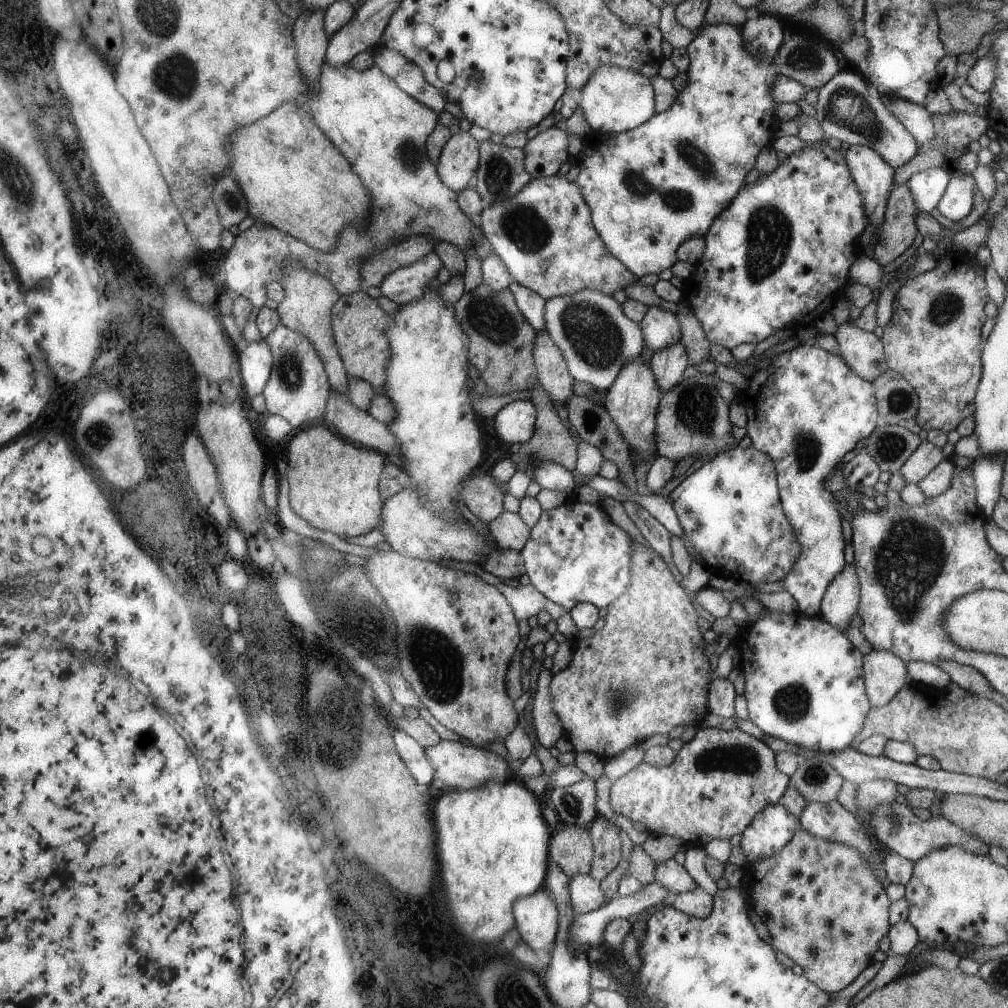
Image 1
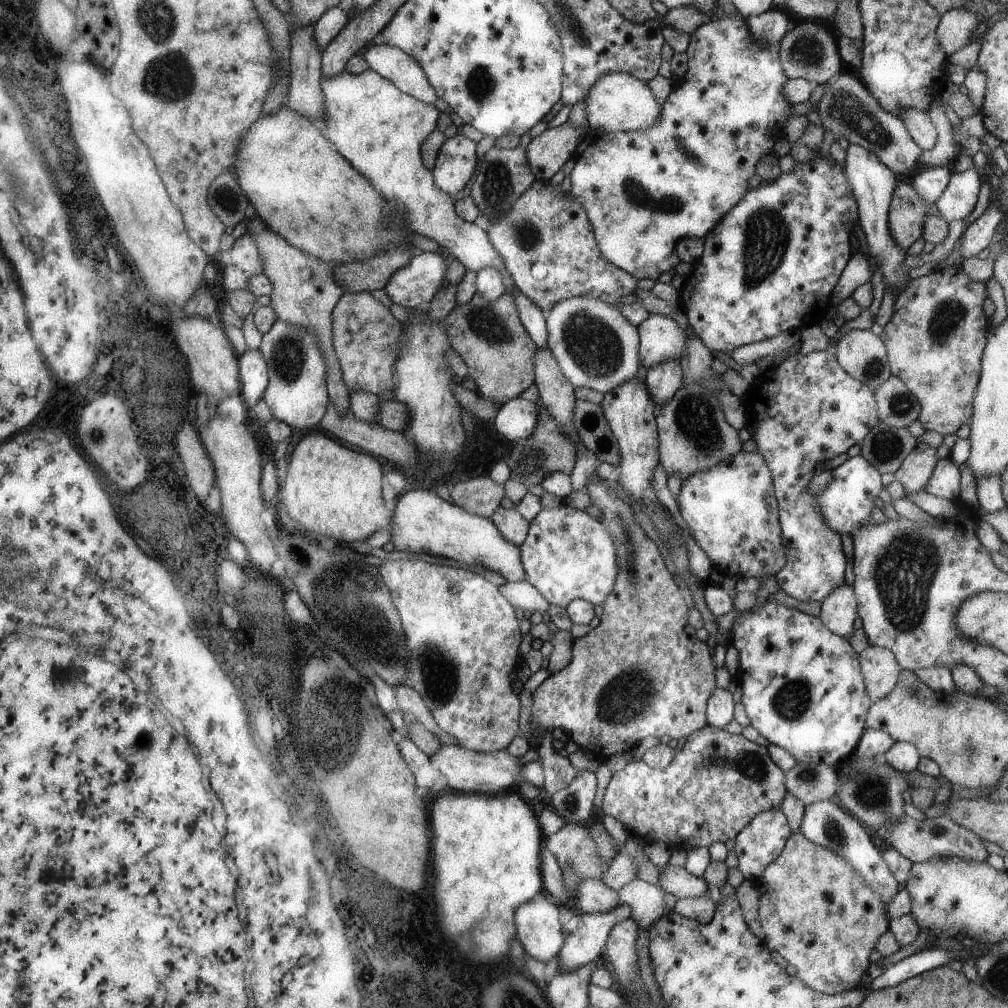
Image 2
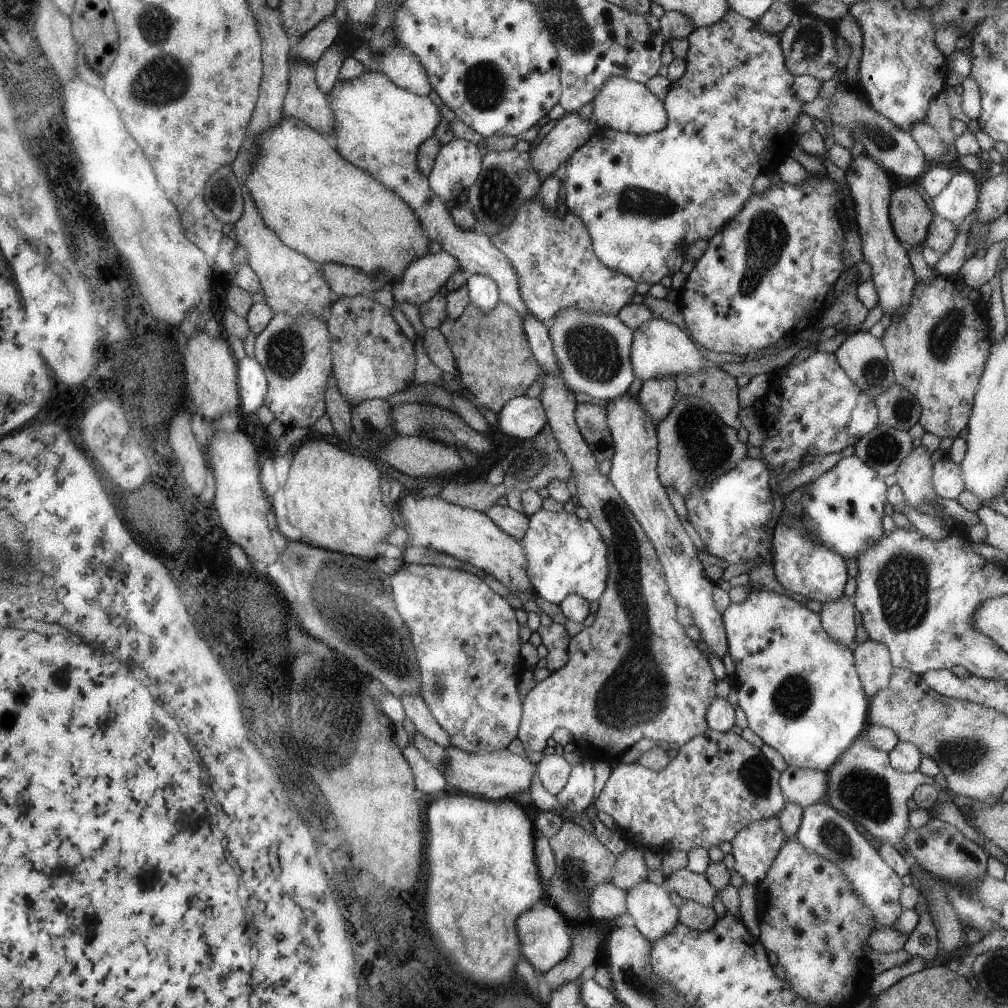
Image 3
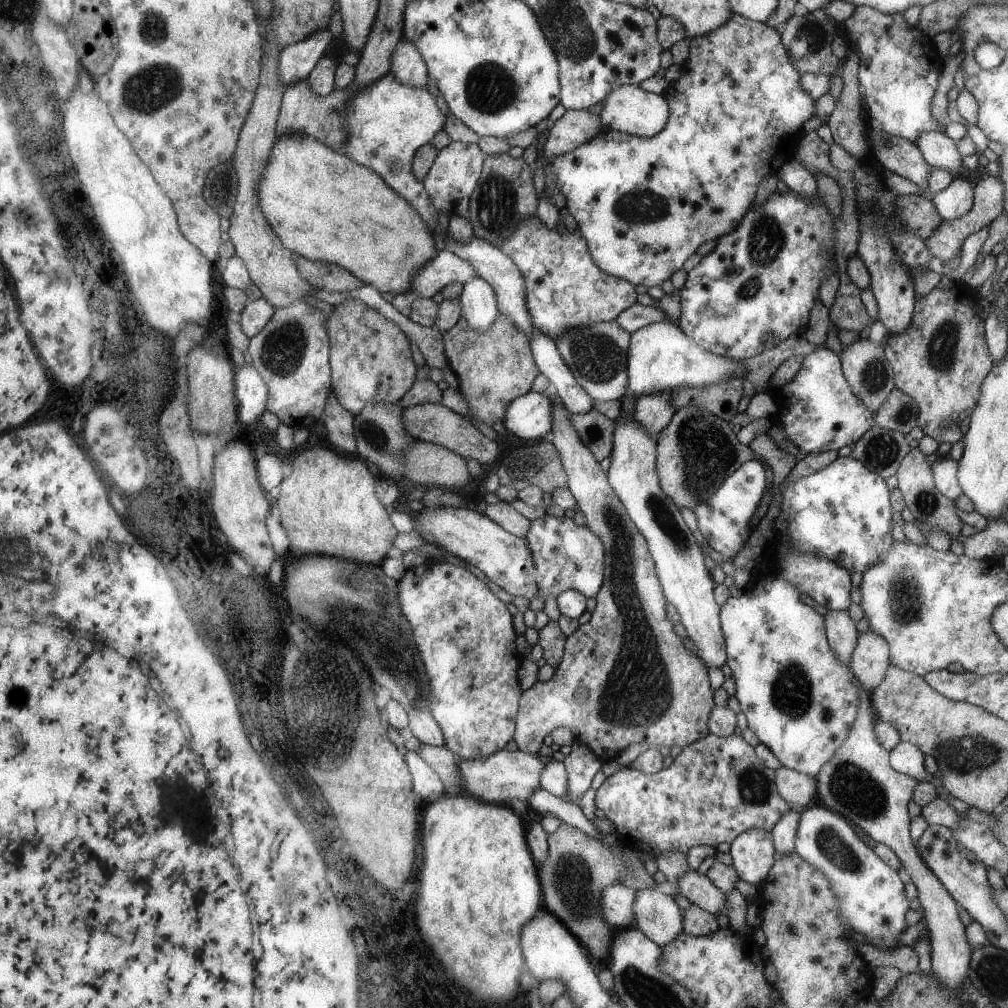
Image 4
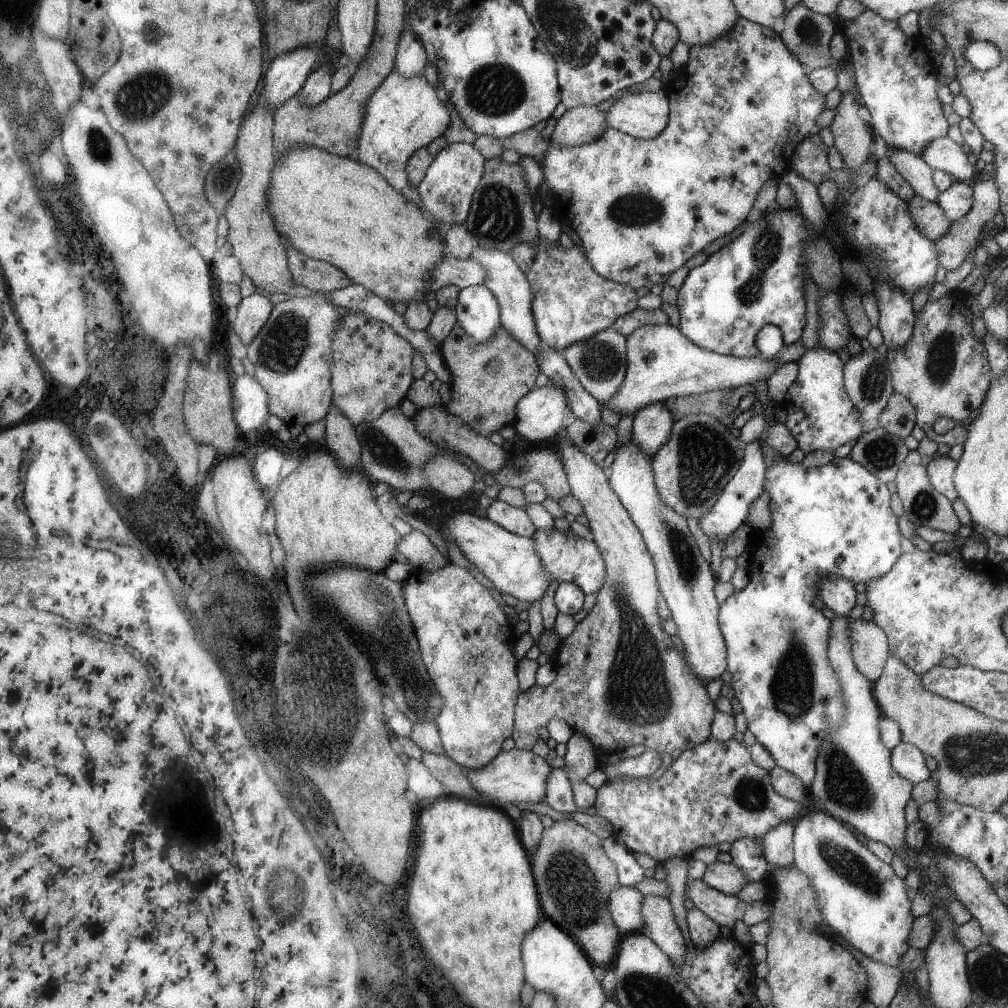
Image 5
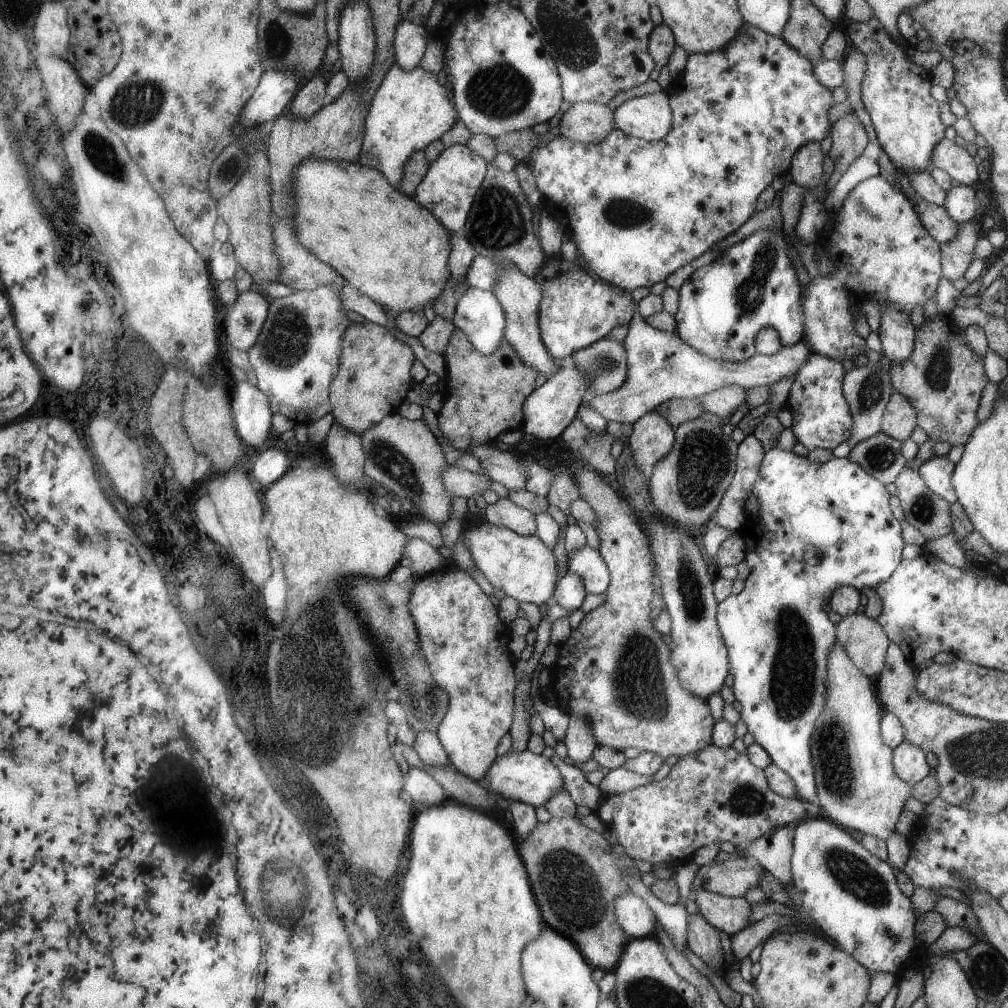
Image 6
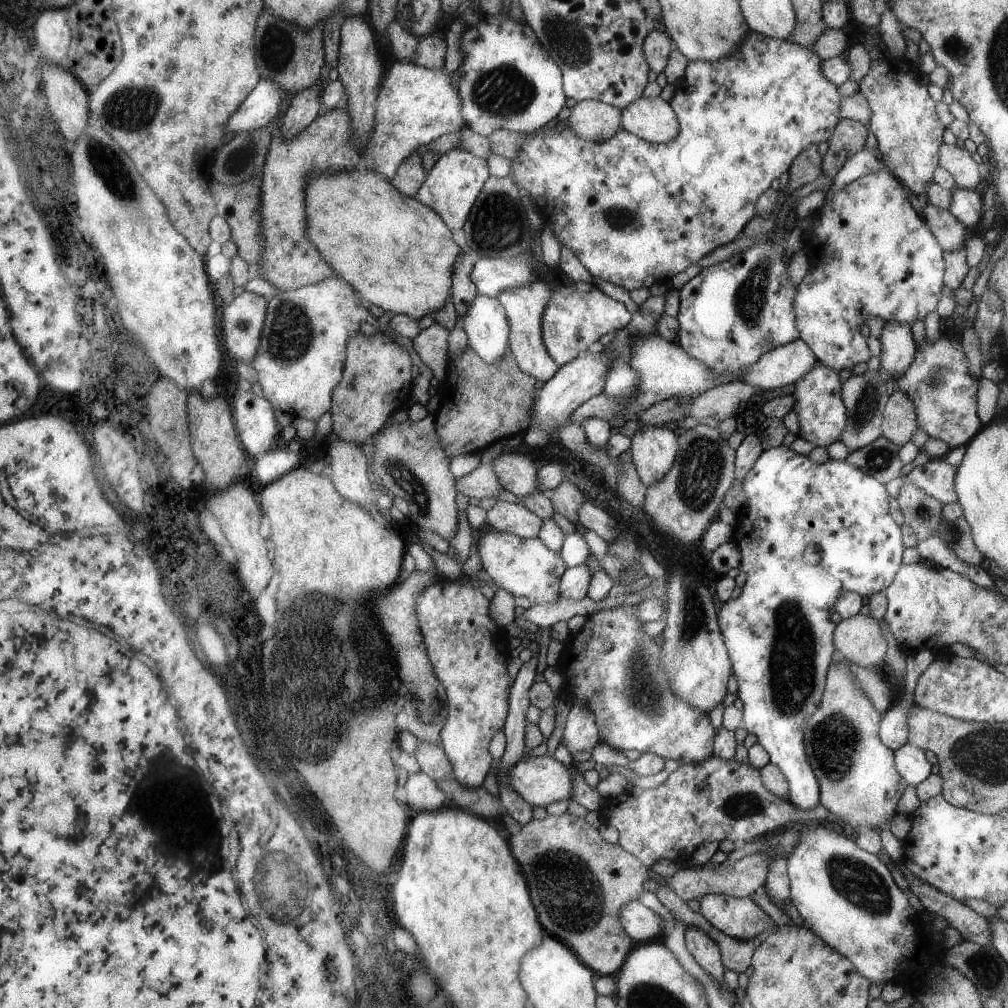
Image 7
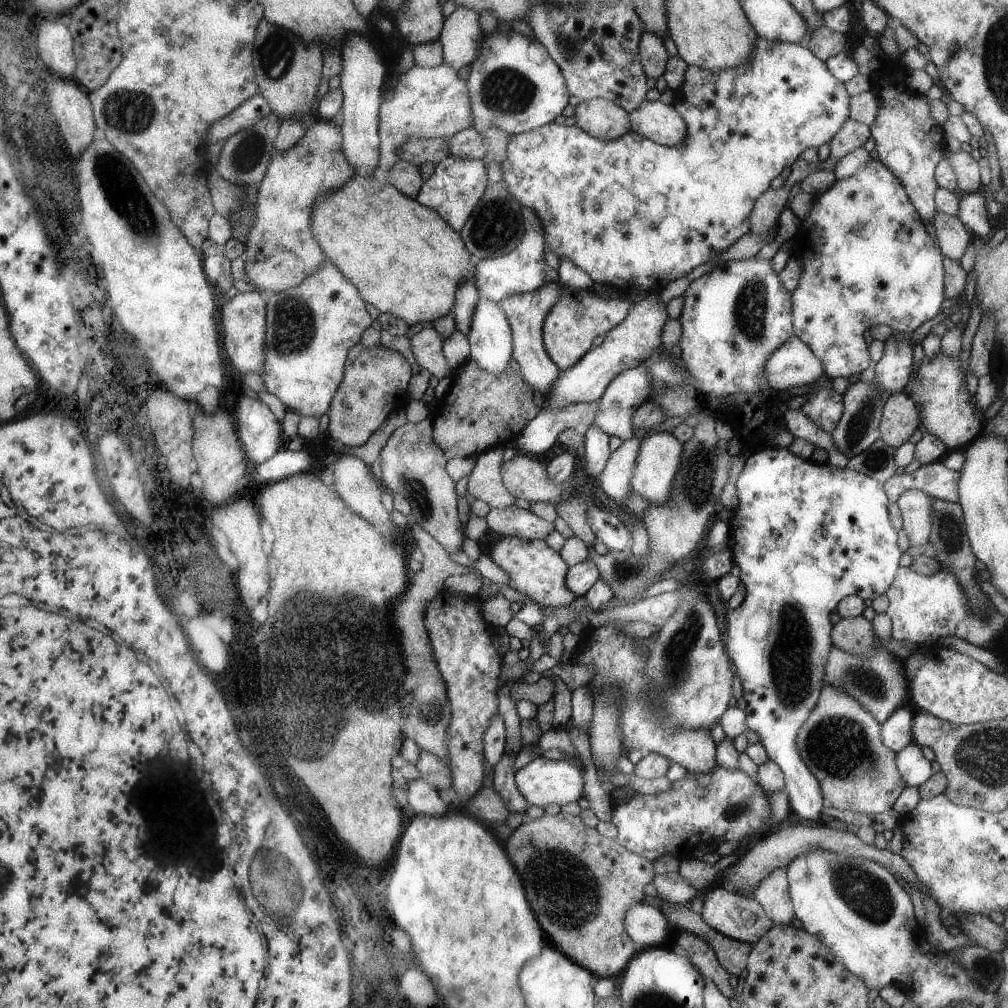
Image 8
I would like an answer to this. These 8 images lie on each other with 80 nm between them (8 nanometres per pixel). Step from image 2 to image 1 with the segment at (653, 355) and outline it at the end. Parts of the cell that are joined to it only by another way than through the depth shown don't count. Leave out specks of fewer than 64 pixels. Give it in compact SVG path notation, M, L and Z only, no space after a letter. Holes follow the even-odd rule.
M659 306L647 307L639 325L645 342L654 353L681 340L681 326L677 314Z

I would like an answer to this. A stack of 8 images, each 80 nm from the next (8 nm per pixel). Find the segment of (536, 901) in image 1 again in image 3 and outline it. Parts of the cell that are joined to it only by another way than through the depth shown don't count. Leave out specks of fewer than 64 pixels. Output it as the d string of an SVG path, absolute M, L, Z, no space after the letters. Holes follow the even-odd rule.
M546 898L540 899L538 904L522 914L522 920L518 920L518 936L522 936L522 954L534 966L533 968L542 974L564 960L572 950L571 928L568 920Z

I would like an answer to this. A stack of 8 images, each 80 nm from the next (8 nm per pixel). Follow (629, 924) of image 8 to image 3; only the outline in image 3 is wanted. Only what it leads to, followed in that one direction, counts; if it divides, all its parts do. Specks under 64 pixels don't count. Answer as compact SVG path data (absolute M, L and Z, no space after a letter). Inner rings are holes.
M610 883L592 887L589 896L589 911L594 919L610 920L627 912L628 892Z

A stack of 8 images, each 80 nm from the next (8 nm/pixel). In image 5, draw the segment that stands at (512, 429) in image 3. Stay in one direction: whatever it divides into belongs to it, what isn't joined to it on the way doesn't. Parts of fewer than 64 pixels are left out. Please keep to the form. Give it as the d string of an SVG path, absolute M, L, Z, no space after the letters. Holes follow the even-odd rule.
M550 384L534 388L519 400L512 427L535 444L560 434L570 420L568 397L559 386Z

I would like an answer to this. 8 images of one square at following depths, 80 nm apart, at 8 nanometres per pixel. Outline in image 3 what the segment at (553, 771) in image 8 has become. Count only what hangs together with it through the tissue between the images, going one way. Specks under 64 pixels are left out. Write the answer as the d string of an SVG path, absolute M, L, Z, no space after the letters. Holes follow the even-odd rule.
M450 746L447 759L436 768L443 774L448 784L447 790L493 801L516 798L519 792L528 791L537 772L537 765L528 760L525 754L518 755L507 748L477 755Z

